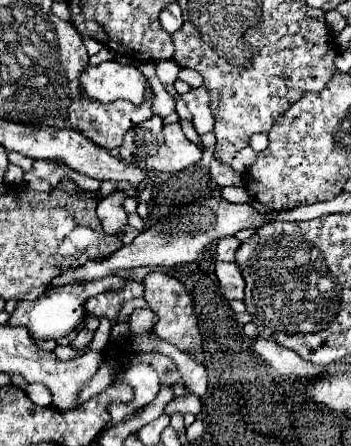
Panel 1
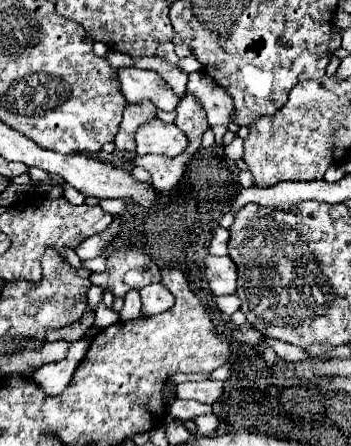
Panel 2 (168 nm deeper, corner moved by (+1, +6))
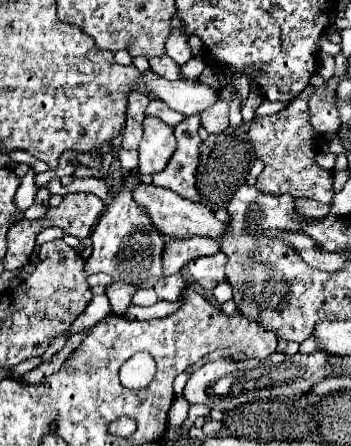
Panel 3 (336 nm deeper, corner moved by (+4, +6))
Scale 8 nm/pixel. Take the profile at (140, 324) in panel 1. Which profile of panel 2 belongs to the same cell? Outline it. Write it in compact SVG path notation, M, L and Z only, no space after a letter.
M161 283L143 287L141 289L141 299L143 299L143 315L147 315L147 317L163 313L163 311L167 311L175 305L175 297Z

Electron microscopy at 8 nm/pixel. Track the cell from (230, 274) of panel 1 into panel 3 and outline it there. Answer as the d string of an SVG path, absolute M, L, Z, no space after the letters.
M218 251L216 255L210 255L210 257L202 257L202 259L194 259L188 263L188 271L190 271L190 277L200 281L200 279L214 279L218 283L226 281L226 261L228 257Z

